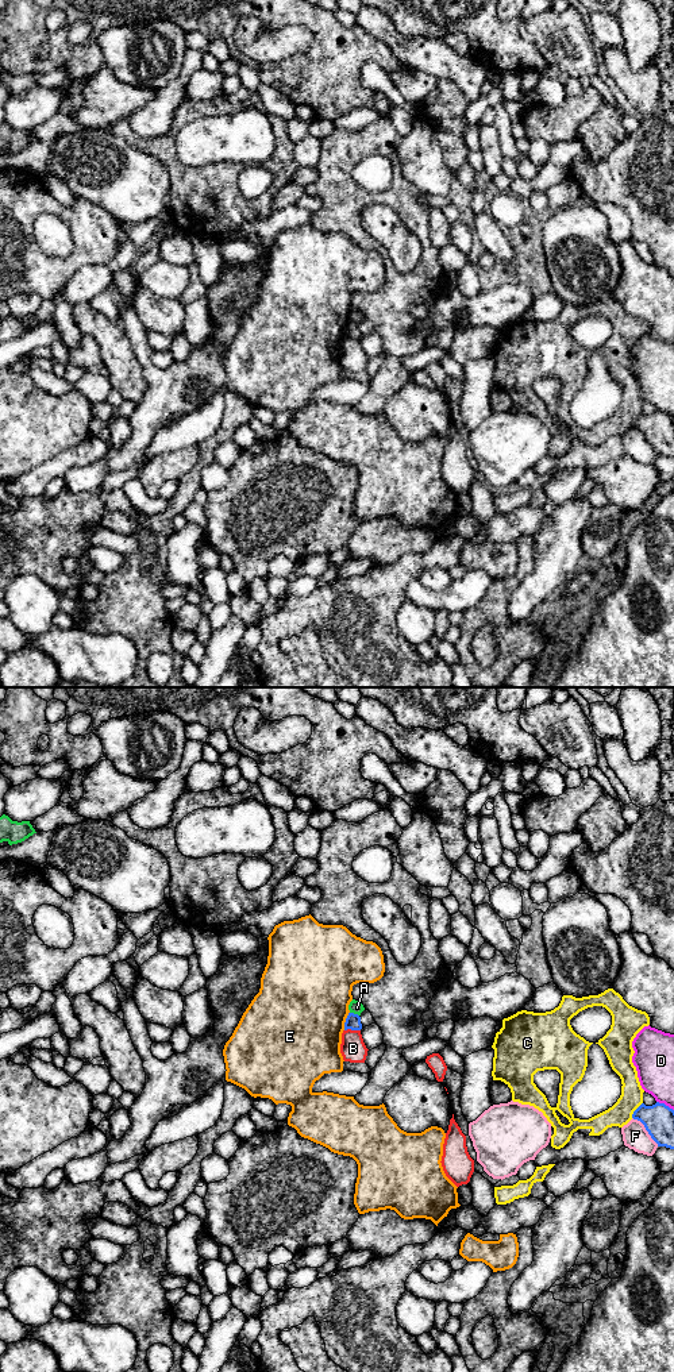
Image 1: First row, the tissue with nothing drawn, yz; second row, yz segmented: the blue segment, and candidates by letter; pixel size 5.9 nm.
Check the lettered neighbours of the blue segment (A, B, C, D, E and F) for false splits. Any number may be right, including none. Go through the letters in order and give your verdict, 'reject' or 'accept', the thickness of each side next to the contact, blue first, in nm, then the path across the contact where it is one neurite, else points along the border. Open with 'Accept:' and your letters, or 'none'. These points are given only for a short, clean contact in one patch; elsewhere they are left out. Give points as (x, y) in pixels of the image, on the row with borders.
Accept: none
A: reject; 90 nm thick on the blue side, 80 nm on the other; border along yz (350, 1012), (358, 1016)
B: reject; 90 nm thick on the blue side, 150 nm on the other; border along yz (359, 1029), (345, 1031)
C: reject; 190 nm thick on the blue side, 140 nm on the other
D: reject; 190 nm thick on the blue side, 220 nm on the other
E: reject; 90 nm thick on the blue side, 480 nm on the other
F: reject; 190 nm thick on the blue side, 150 nm on the other

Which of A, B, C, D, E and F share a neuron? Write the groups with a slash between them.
A / B / C / D / E / F

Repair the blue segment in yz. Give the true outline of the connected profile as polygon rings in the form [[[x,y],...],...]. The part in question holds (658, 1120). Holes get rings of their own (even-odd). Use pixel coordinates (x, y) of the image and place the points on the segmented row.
[[[642,1103],[632,1114],[640,1121],[658,1146],[674,1149],[674,1110],[665,1103],[652,1106]]]

